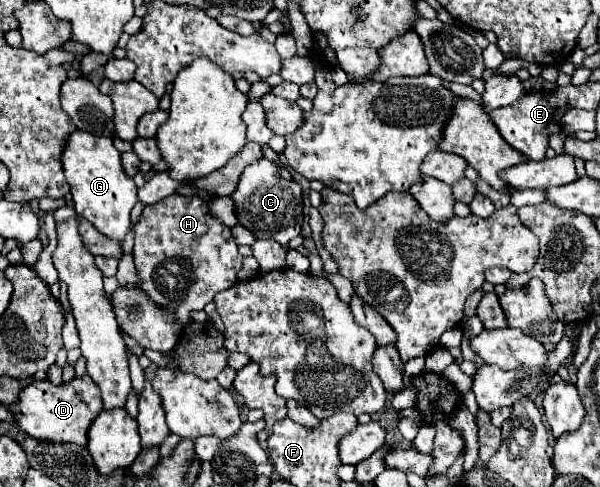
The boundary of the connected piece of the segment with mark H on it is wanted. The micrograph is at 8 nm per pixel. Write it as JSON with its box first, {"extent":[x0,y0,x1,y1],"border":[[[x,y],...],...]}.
{"extent":[133,193,243,327],"border":[[[175,193],[173,197],[165,197],[153,205],[147,205],[133,227],[135,231],[135,247],[133,259],[137,267],[137,287],[147,293],[161,309],[169,311],[173,319],[183,327],[191,323],[191,315],[201,311],[207,303],[213,301],[213,295],[229,289],[237,283],[237,273],[243,267],[243,255],[237,251],[237,243],[233,241],[233,233],[227,225],[221,225],[217,217],[209,213],[209,205],[201,197],[183,197]]]}

